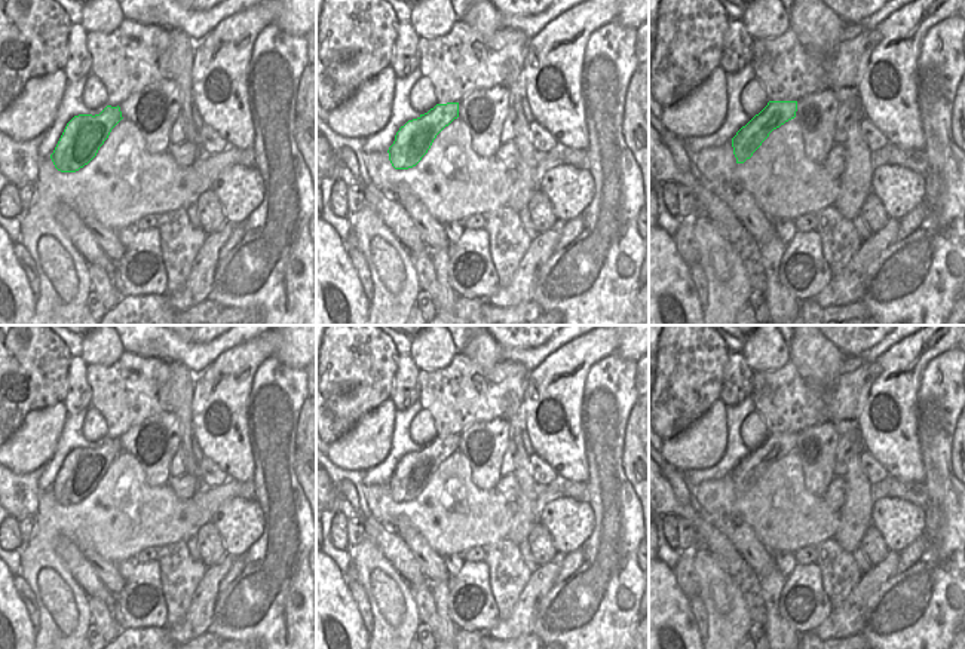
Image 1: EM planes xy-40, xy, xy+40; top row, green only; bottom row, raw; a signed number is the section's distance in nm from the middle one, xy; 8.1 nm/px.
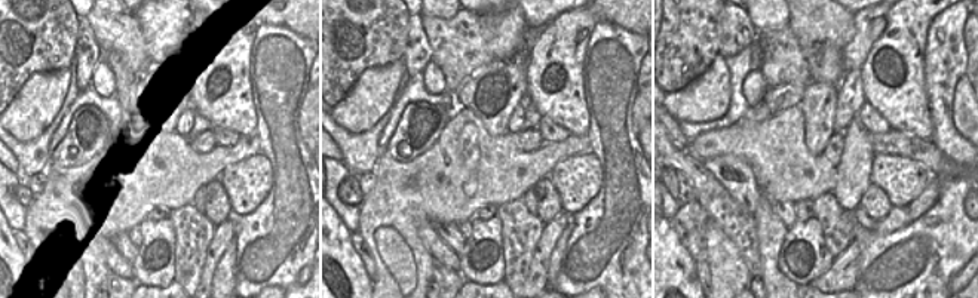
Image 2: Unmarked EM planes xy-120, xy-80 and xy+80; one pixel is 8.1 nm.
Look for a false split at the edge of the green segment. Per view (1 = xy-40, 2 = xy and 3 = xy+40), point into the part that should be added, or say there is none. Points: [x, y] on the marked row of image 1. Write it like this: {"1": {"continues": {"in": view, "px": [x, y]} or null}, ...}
{"1": {"continues": null}, "2": {"continues": null}, "3": {"continues": null}}

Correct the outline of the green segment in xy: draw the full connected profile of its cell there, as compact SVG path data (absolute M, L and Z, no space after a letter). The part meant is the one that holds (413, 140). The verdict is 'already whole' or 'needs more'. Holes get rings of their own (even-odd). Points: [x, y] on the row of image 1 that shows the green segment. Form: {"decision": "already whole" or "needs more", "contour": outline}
{"decision": "already whole", "contour": "M459 102L436 104L428 113L408 120L389 147L389 160L395 169L416 166L431 149L436 135L459 117Z"}

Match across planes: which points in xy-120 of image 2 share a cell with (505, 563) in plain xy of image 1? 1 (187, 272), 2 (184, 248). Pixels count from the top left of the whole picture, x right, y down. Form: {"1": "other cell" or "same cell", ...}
{"1": "same cell", "2": "same cell"}

